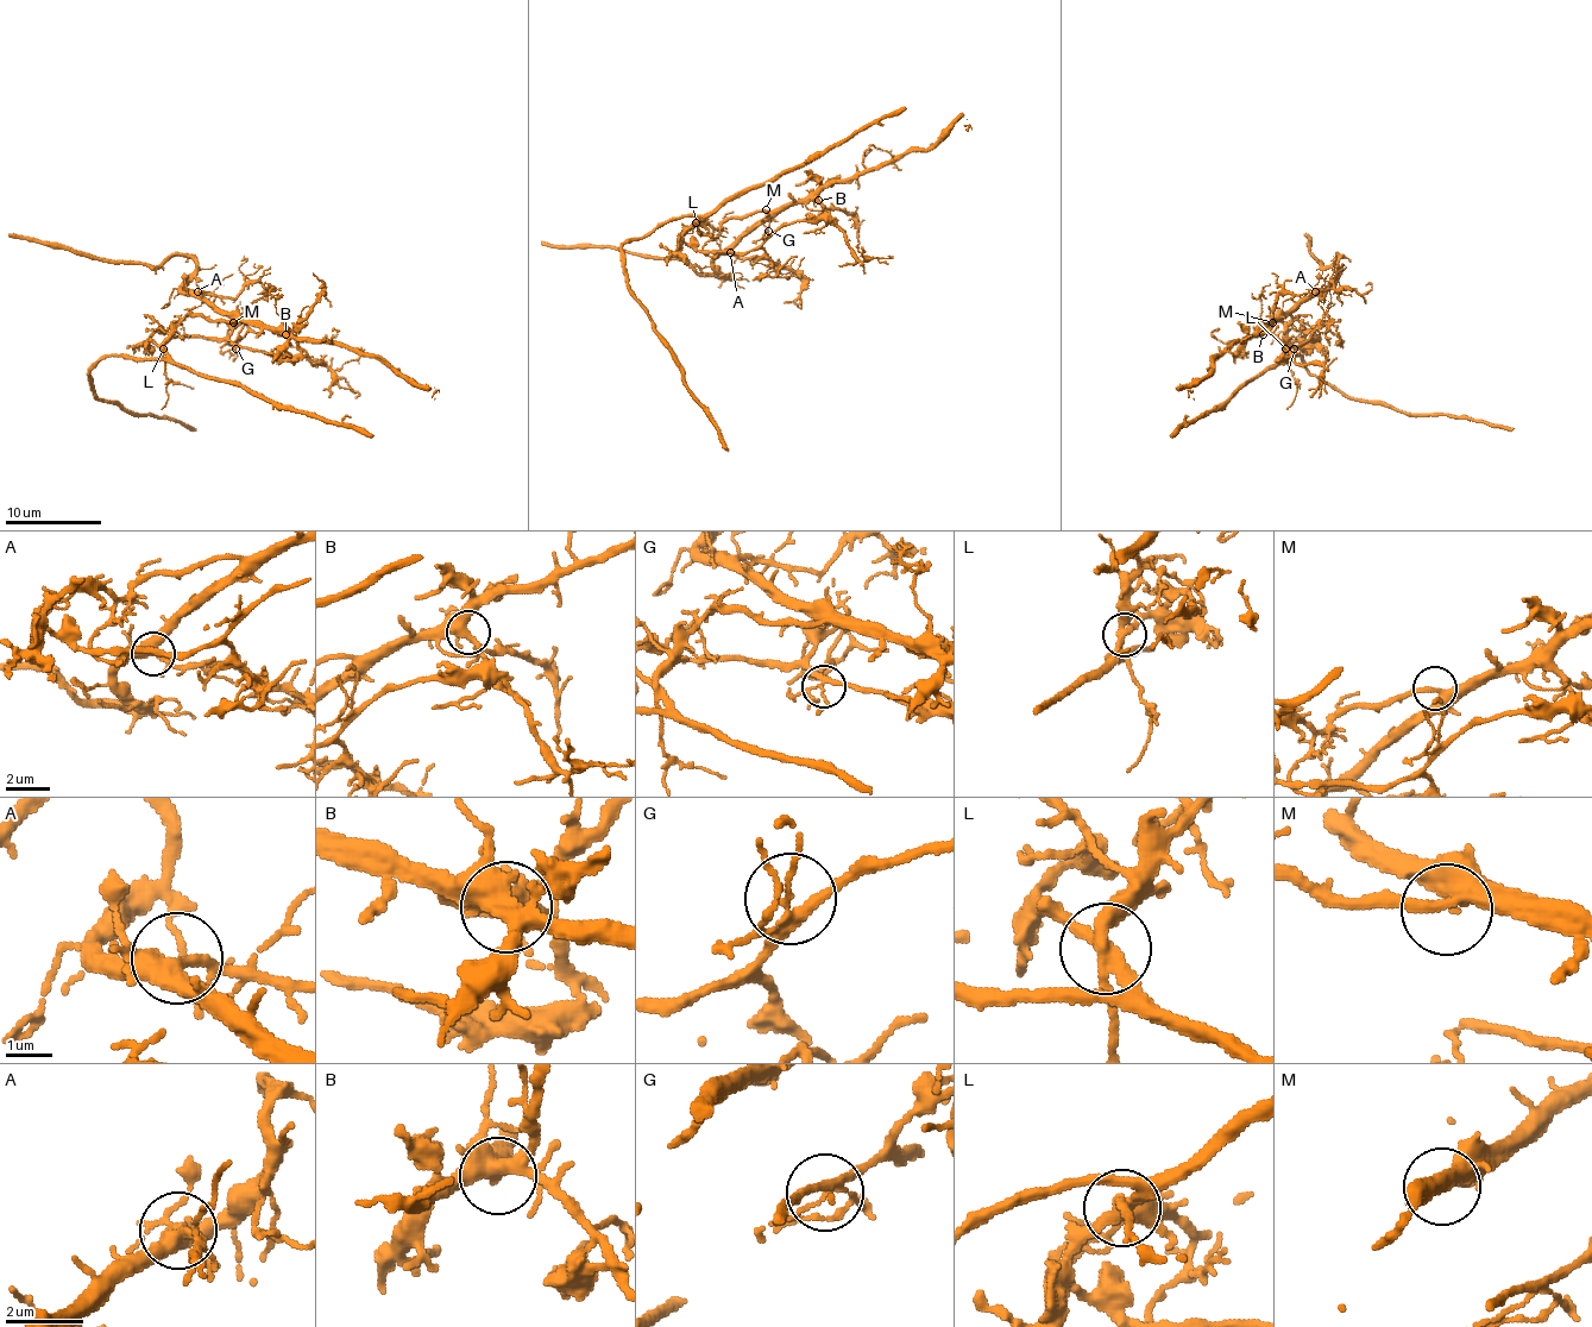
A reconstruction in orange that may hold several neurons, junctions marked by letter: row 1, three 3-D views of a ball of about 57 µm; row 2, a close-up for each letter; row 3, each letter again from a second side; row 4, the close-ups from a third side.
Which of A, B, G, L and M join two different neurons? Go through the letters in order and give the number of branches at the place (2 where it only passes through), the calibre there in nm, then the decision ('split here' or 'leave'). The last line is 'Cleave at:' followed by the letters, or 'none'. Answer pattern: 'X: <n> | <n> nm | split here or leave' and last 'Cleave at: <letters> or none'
A: 6 | 400 nm | leave
B: 6 | 400 nm | leave
G: 4 | 160 nm | leave
L: 4 | 340 nm | split here
M: 3 | 280 nm | leave
Cleave at: L

